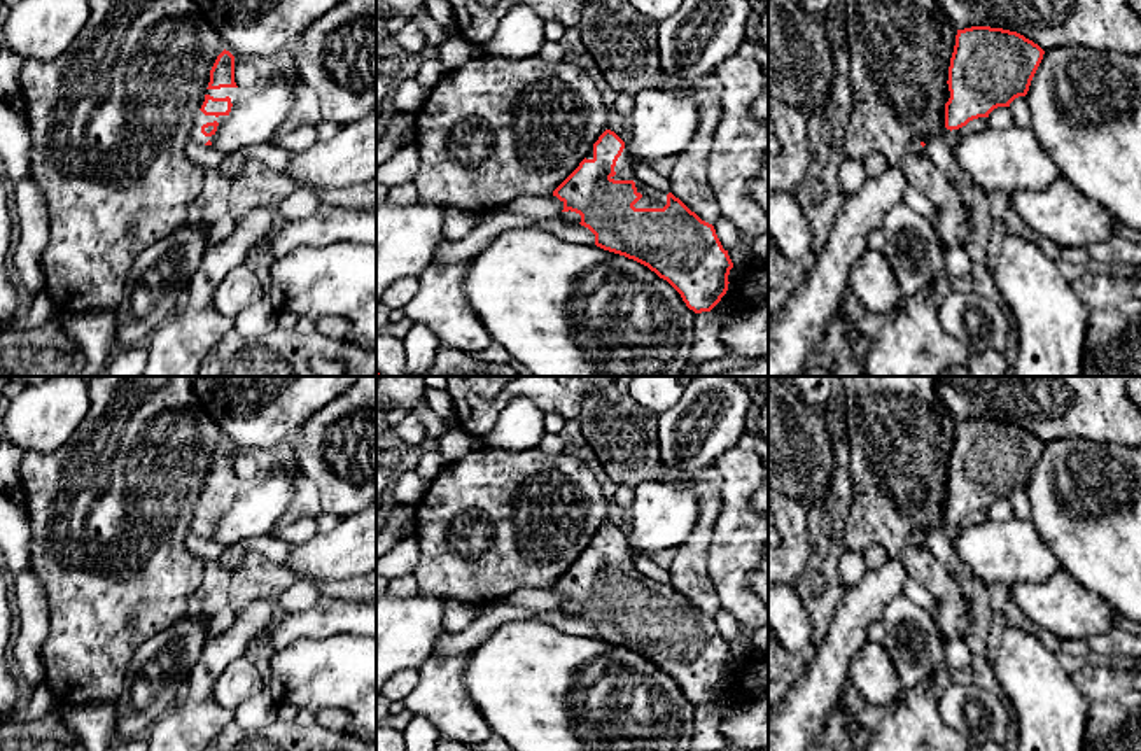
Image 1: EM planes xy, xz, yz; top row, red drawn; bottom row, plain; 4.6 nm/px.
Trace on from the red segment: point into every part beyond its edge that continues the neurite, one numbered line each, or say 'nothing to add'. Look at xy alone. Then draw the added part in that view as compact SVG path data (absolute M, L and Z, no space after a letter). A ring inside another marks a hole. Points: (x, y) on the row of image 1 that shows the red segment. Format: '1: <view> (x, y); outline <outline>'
1: xy (200, 118); outline M205 96L201 98L200 109L201 109L203 102L205 102ZM198 109L198 112L194 116L194 124L192 124L189 140L192 140L192 142L196 142L200 145L205 145L208 140L214 142L214 135L212 137L205 137L201 133L201 126L206 124L206 123L214 123L214 121L217 121L219 126L220 126L228 119L228 116L219 116L219 117L205 116L200 109Z

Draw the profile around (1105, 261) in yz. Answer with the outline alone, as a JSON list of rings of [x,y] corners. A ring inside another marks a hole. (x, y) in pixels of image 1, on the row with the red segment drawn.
[[[1115,238],[1104,245],[1090,245],[1088,256],[1094,268],[1129,270],[1141,266],[1141,245]]]

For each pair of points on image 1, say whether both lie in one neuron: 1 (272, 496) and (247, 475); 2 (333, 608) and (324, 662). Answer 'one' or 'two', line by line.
1: two
2: two

